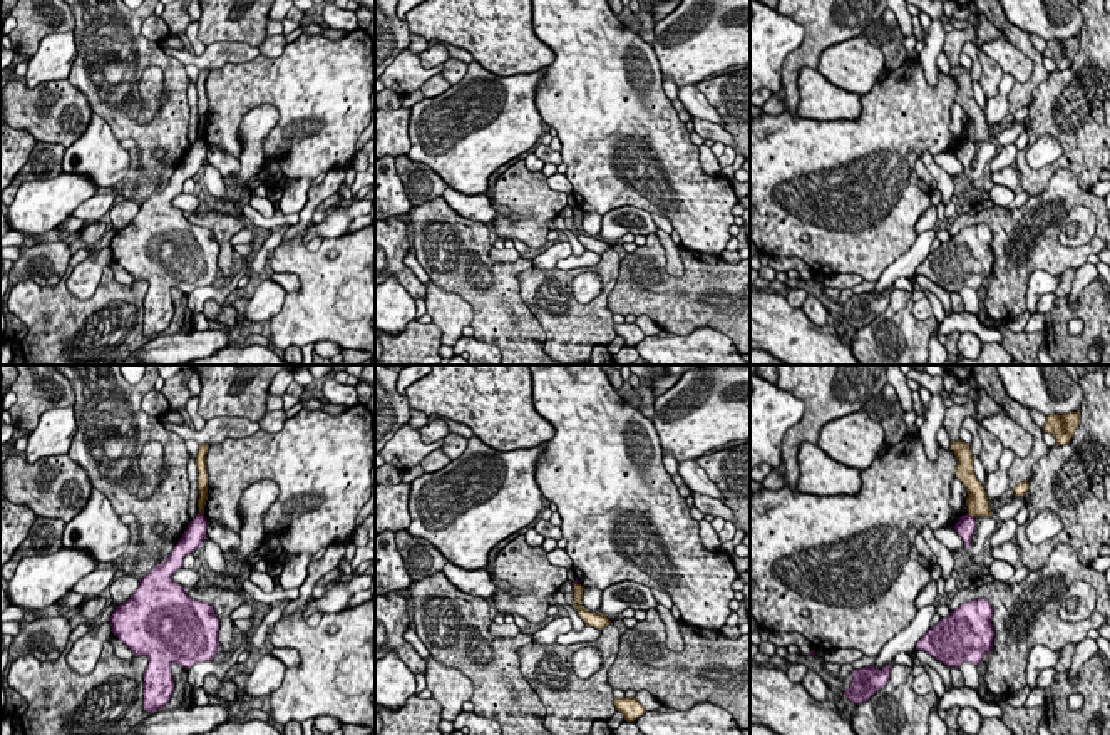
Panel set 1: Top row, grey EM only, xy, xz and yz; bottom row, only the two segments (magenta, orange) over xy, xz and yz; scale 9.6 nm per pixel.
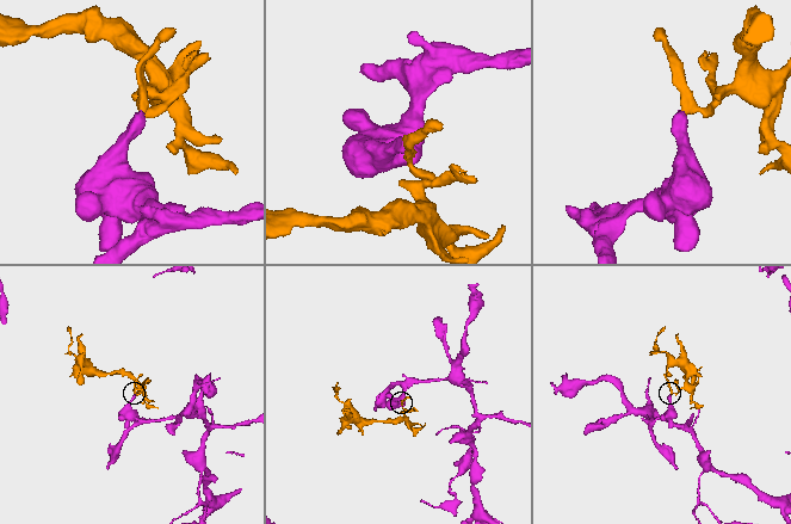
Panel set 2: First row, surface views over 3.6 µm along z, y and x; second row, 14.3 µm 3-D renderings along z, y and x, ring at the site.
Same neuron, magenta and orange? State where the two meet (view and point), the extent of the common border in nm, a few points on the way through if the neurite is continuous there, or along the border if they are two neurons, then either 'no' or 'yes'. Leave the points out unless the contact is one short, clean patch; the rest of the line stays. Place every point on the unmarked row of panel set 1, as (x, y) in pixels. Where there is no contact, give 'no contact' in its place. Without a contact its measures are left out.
meets magenta in yz at (971, 141); contact 80 nm long; border along yz (968, 138), (973, 143); no

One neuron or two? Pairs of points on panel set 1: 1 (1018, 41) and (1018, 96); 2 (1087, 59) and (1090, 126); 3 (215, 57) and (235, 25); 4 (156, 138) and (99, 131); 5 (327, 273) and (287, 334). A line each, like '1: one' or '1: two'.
1: one
2: one
3: two
4: two
5: one

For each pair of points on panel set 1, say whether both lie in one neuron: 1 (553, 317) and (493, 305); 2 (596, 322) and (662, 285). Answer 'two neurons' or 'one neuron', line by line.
1: two neurons
2: two neurons

